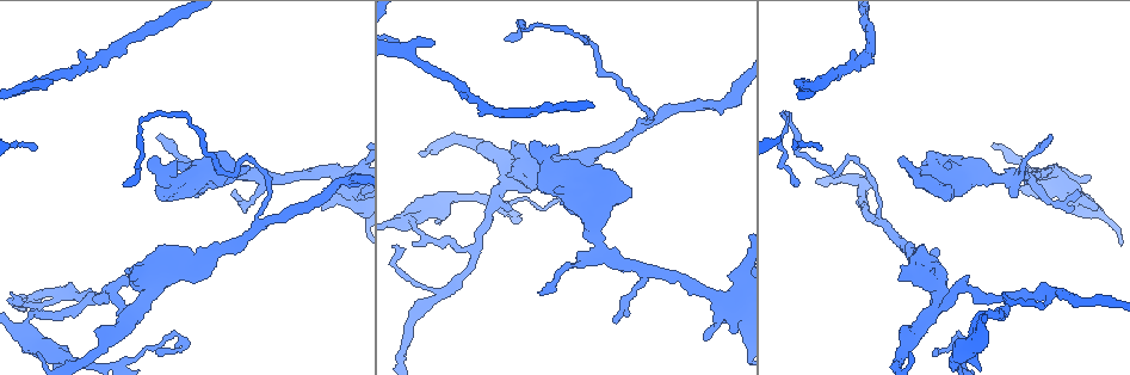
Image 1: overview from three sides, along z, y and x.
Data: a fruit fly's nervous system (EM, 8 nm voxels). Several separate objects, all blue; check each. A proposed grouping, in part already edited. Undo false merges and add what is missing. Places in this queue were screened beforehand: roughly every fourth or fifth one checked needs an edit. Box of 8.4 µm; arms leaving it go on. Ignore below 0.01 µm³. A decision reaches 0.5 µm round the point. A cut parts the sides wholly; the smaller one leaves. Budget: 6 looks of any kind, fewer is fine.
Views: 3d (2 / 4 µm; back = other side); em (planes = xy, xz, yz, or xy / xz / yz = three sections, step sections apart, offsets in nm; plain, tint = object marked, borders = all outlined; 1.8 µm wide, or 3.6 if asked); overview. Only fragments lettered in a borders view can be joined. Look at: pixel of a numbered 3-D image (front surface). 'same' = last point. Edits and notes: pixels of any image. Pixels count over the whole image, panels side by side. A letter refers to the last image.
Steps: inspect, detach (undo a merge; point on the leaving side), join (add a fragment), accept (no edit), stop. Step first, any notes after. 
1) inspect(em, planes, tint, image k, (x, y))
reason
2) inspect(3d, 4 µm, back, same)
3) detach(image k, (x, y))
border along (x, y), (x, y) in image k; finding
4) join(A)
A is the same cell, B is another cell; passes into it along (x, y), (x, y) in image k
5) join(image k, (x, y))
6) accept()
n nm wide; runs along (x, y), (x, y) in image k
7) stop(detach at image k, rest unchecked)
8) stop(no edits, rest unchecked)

inspect(em, planes, plain, image 1, (405, 217))
sudden change in width

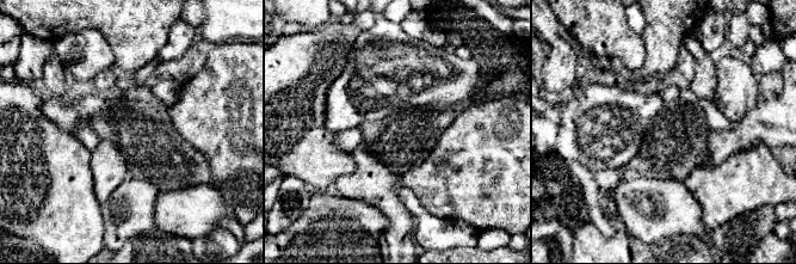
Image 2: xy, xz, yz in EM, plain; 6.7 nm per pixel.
inspect(em, planes, borders, same)

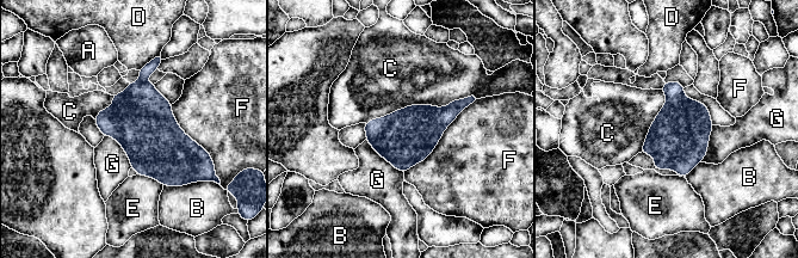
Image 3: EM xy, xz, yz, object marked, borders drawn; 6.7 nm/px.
detach(image 3, (140, 117))
380 nm wide; A, B, C, D, E, F and G are other cells; border along (140, 79), (144, 80) in image 3; a second cell is stuck on

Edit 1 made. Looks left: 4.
inspect(overview)

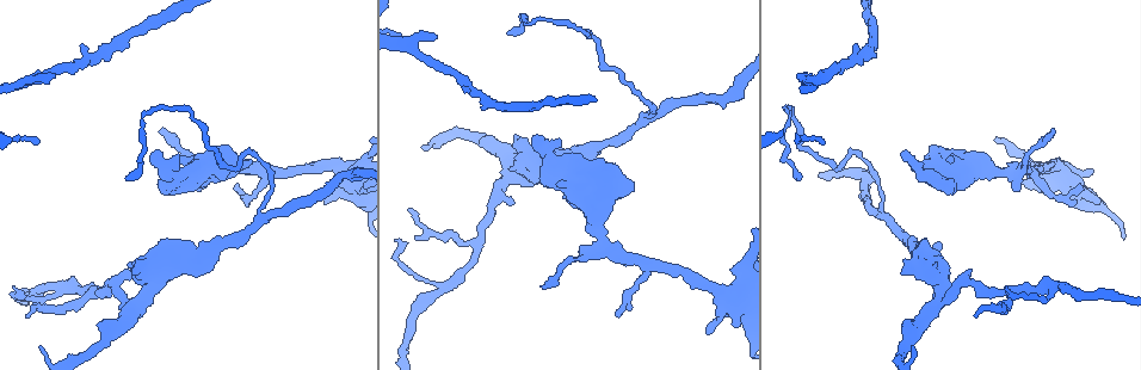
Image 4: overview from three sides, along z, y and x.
inspect(3d, 4 µm, image 4, (138, 303))
sharp bend

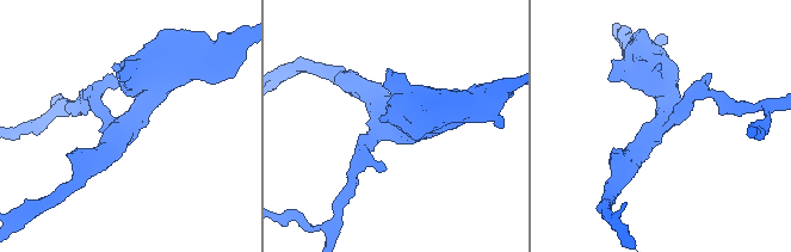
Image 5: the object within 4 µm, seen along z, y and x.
inspect(em, planes, plain, image 5, (393, 127))
3 arms; arms of 220, 320, 480 nm; now the EM

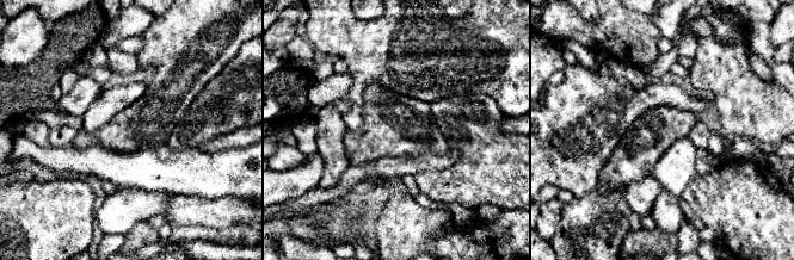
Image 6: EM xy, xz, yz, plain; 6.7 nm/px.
inspect(em, planes, borders, same)

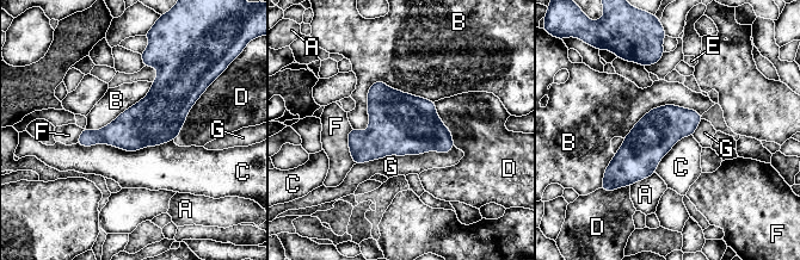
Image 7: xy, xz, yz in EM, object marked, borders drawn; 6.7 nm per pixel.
accept()
G touches over 700 nm; A, B, C, D, E, F and G are other cells; border along (173, 140), (136, 150), (77, 143) in image 7; all the same cell

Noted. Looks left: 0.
stop(detach at image 3, rest unchecked)

